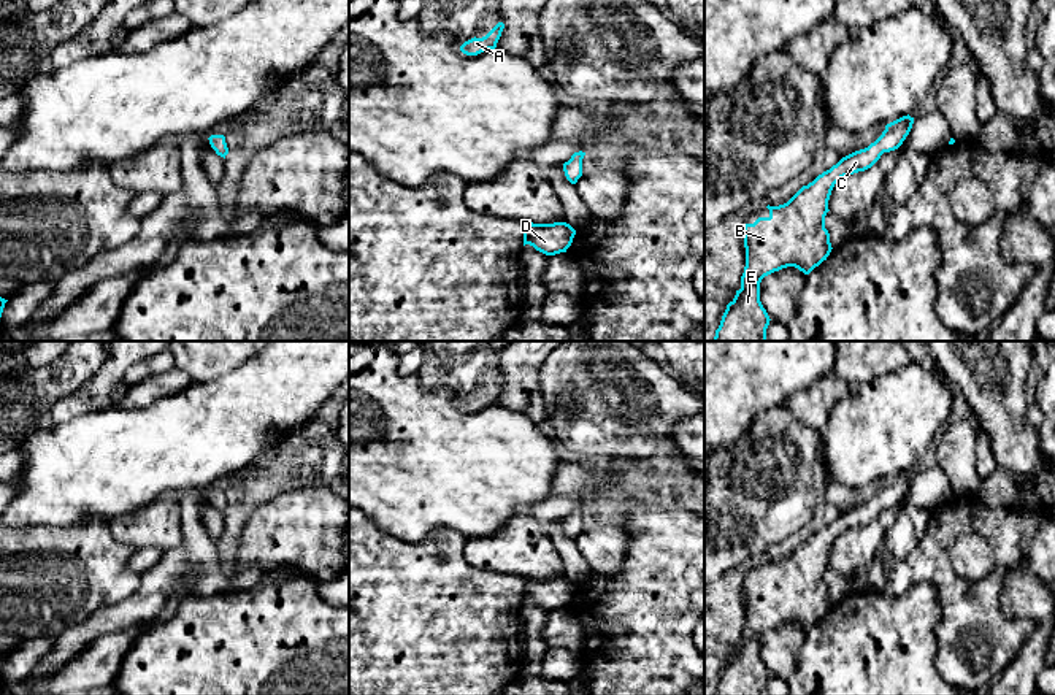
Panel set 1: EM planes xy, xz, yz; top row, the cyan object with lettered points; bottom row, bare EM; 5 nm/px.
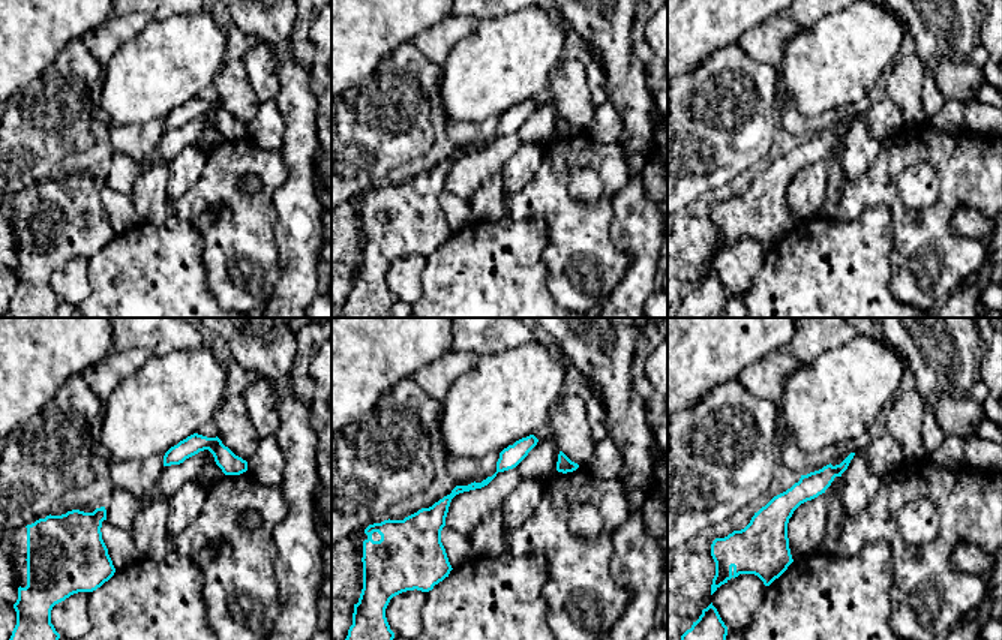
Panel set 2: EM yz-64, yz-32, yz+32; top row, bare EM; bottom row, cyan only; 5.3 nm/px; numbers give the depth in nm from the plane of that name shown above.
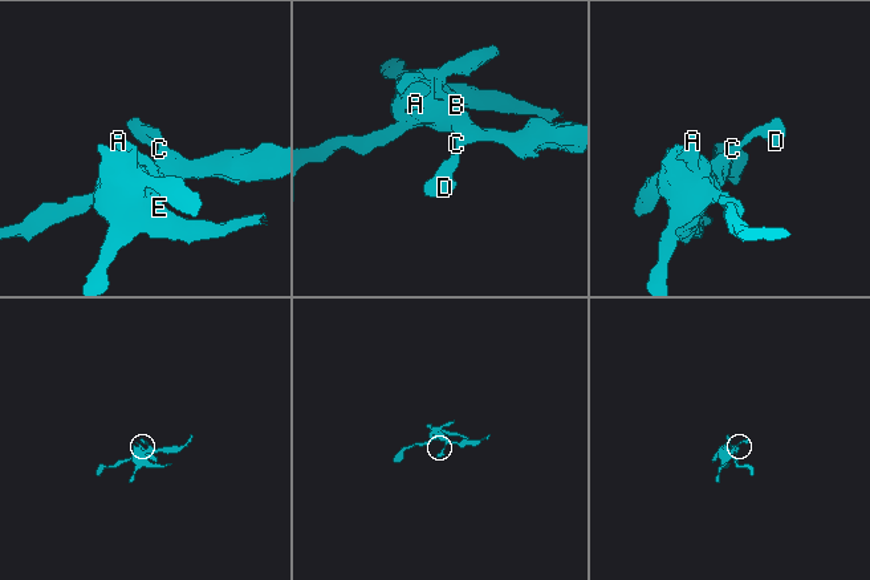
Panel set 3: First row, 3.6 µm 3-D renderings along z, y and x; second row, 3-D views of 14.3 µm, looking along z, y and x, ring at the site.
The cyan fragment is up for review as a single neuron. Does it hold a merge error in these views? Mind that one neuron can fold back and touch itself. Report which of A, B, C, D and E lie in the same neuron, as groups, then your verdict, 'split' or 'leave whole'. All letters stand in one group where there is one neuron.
A B C D E | leave whole

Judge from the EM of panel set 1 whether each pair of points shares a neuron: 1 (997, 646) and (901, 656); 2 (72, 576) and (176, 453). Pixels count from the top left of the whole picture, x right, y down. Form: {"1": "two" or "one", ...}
{"1": "two", "2": "two"}

